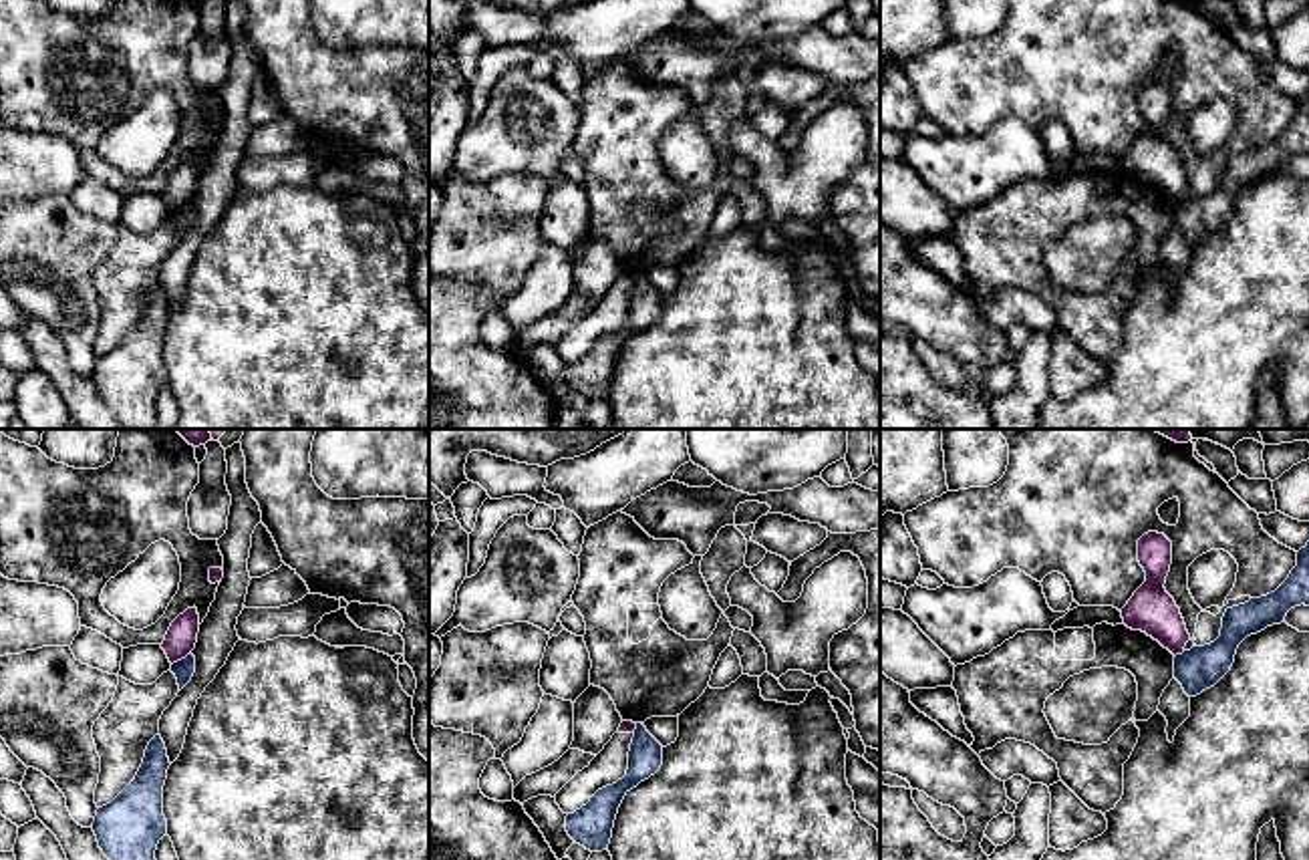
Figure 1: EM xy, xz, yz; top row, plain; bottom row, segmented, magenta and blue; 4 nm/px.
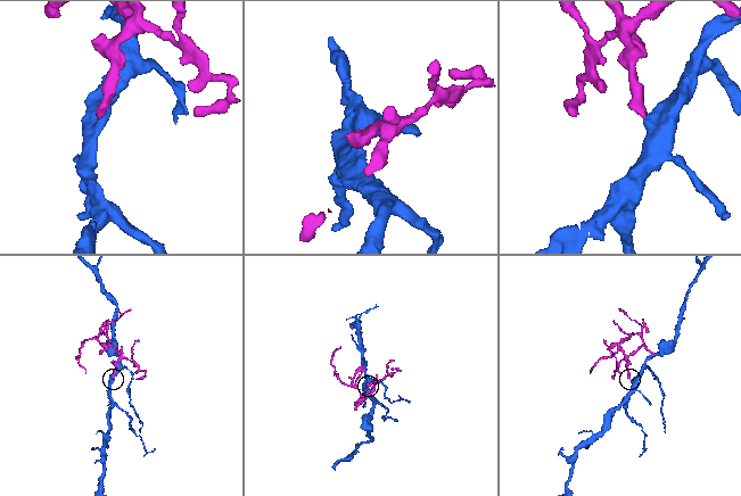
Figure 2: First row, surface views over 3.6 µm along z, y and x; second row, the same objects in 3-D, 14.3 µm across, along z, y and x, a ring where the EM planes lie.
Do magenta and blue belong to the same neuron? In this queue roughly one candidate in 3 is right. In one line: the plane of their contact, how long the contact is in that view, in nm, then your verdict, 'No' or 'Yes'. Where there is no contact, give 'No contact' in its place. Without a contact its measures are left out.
Touches magenta in xy. Shared border 100 nm. No

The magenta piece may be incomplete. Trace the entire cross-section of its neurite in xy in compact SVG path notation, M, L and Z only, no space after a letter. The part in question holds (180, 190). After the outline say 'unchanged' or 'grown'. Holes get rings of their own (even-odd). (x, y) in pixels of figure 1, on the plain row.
M195 155L187 157L171 171L161 193L171 213L185 207L195 197L197 181L199 181L199 163Z; unchanged

